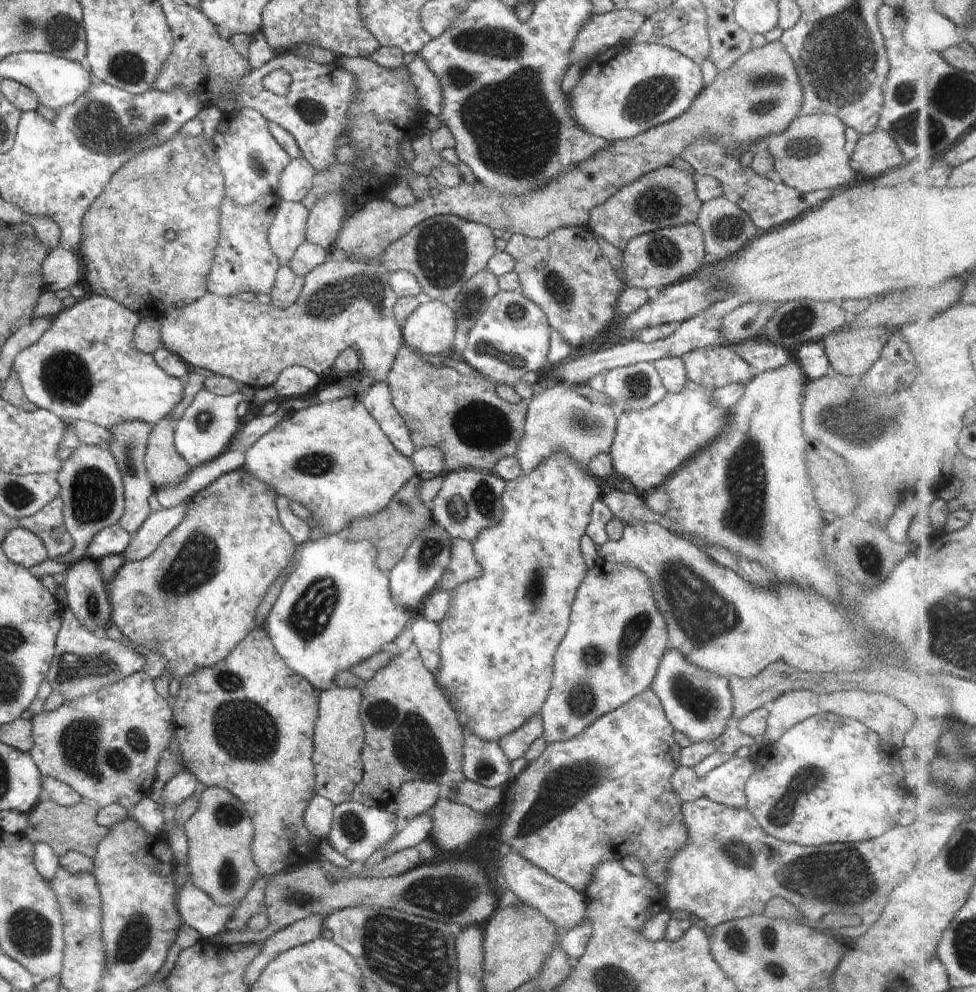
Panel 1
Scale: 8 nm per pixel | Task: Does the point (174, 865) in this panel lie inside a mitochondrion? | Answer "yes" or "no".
no

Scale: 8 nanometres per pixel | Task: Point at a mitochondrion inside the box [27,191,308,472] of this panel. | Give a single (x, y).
(64, 376)

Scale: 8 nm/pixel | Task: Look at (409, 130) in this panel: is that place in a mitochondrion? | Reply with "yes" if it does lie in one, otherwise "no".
no

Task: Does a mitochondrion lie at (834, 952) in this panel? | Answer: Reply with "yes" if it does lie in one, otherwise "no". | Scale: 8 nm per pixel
no

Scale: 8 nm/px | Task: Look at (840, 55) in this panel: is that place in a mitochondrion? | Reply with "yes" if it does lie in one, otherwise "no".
yes

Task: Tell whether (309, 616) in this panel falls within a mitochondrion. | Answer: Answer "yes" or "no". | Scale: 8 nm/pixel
yes

